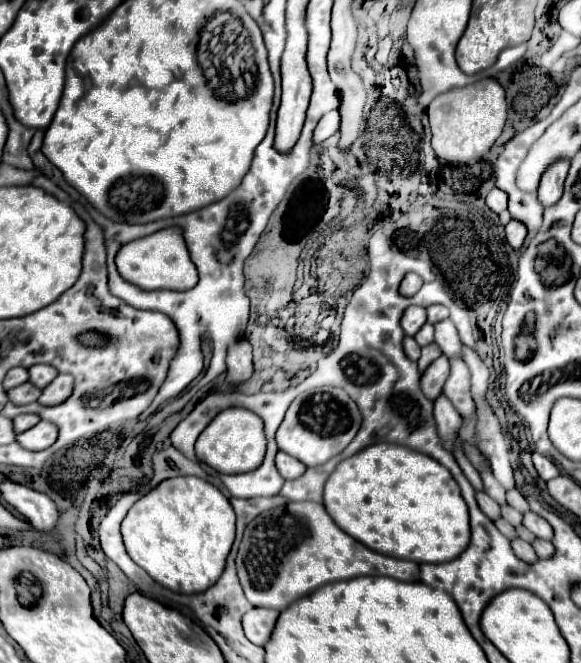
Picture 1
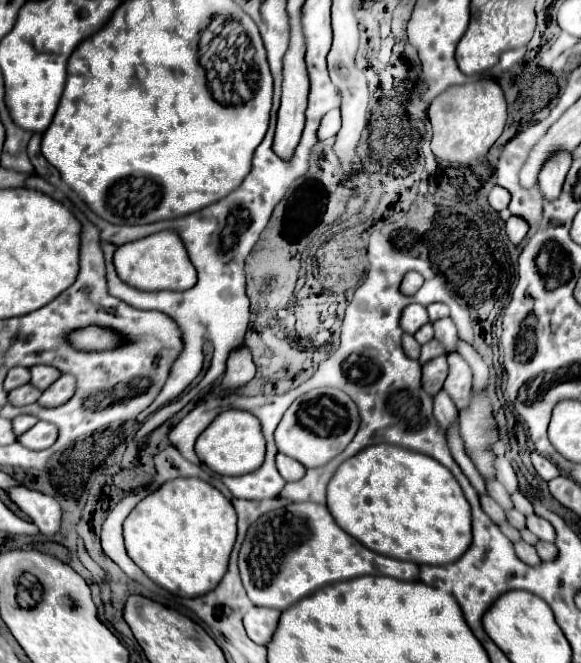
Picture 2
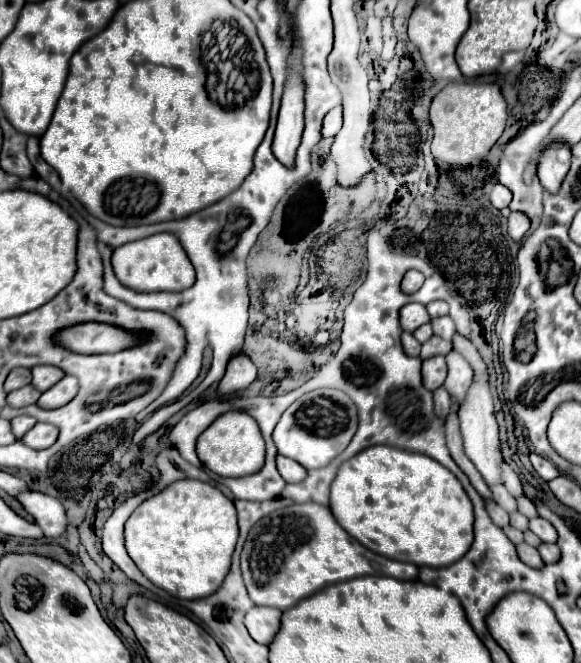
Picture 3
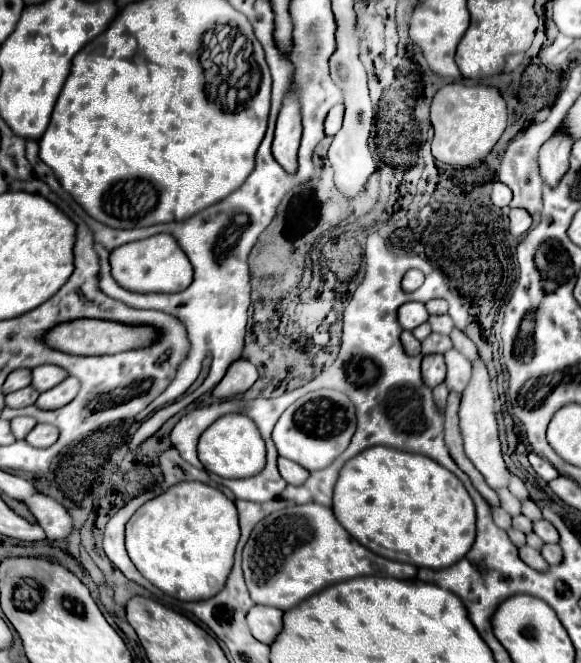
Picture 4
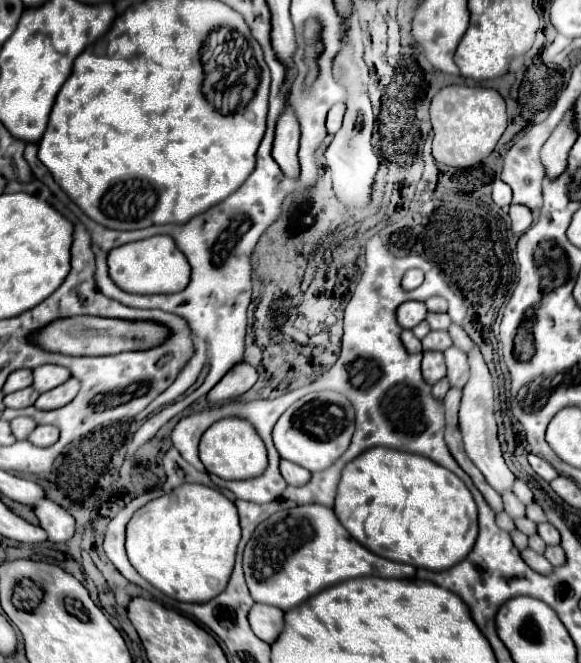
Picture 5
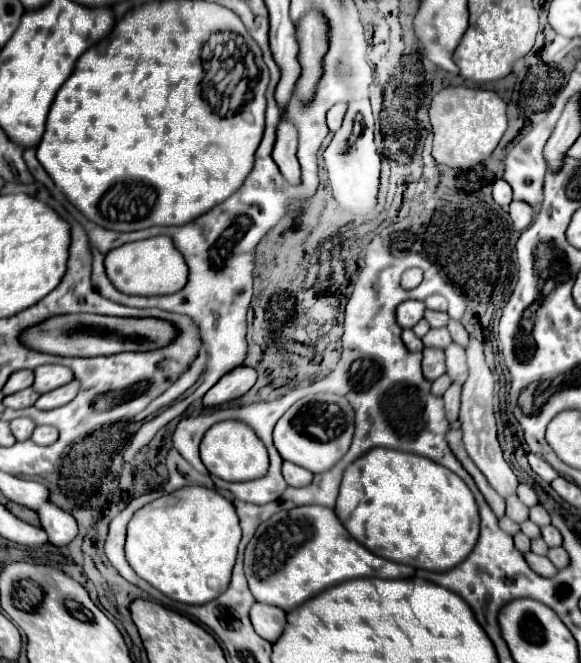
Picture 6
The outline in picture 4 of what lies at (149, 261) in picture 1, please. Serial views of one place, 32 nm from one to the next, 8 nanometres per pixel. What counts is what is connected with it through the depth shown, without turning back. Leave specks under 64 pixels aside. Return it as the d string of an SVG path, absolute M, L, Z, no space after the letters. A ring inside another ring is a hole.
M156 234L140 242L128 242L110 252L112 278L130 292L182 292L192 282L192 264L170 234Z

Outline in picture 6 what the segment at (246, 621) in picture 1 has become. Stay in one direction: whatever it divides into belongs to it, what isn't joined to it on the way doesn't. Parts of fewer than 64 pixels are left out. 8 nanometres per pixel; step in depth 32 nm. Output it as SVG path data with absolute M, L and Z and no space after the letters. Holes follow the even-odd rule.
M256 602L250 610L250 620L256 628L256 632L270 642L276 642L280 638L280 634L284 632L286 626L286 612L280 610L278 606L270 606L270 604L260 604Z

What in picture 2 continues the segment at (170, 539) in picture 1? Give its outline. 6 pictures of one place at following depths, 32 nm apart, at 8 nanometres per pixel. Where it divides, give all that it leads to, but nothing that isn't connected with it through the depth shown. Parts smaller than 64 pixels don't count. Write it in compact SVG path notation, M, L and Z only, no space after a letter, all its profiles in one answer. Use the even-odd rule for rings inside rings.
M176 478L154 494L146 496L132 510L124 522L124 540L128 556L154 584L172 592L174 596L198 598L214 590L228 570L228 560L236 542L236 512L232 502L212 484L198 478Z

